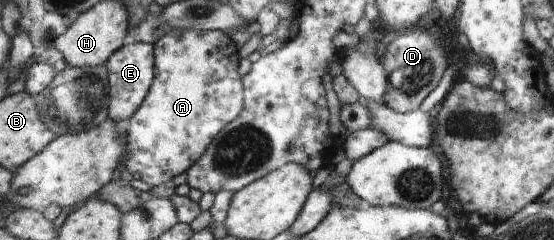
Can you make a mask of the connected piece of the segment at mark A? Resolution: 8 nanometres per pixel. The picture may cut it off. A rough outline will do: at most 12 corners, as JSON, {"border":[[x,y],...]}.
{"border":[[223,31],[154,42],[156,78],[124,126],[149,186],[203,158],[244,110]]}

